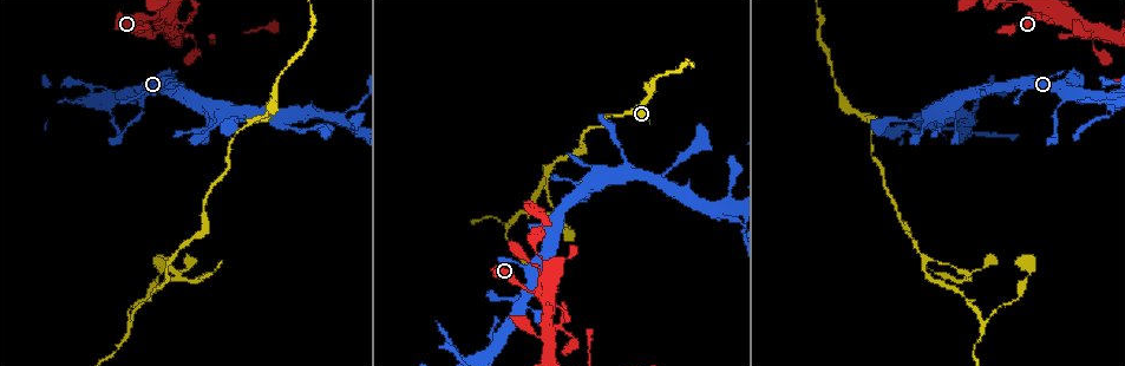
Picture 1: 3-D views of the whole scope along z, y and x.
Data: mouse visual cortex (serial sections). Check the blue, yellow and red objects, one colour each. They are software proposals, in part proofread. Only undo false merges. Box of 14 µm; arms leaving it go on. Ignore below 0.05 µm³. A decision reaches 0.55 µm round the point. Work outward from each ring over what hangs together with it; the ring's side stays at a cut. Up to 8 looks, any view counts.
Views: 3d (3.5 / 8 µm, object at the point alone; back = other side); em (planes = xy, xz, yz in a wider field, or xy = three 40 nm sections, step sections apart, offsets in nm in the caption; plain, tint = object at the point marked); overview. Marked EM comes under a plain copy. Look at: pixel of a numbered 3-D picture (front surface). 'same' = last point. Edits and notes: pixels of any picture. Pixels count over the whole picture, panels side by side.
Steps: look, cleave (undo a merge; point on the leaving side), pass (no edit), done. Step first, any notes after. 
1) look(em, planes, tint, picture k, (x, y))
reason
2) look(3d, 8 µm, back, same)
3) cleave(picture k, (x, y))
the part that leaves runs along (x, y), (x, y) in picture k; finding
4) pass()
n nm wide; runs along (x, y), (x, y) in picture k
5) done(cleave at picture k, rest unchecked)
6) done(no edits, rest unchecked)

look(3d, 3.5 µm, picture 1, (965, 127))
four or more arms meet

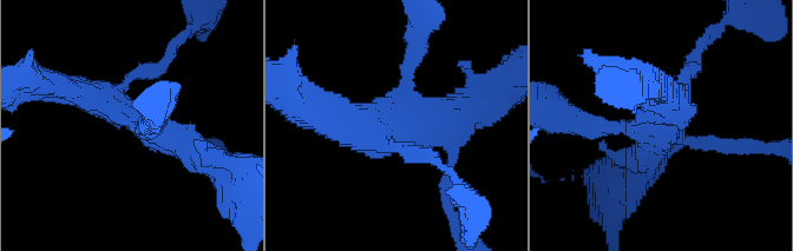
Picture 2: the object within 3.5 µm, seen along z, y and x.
look(em, xy, step 5, tint, picture 2, (659, 126))
need the tissue

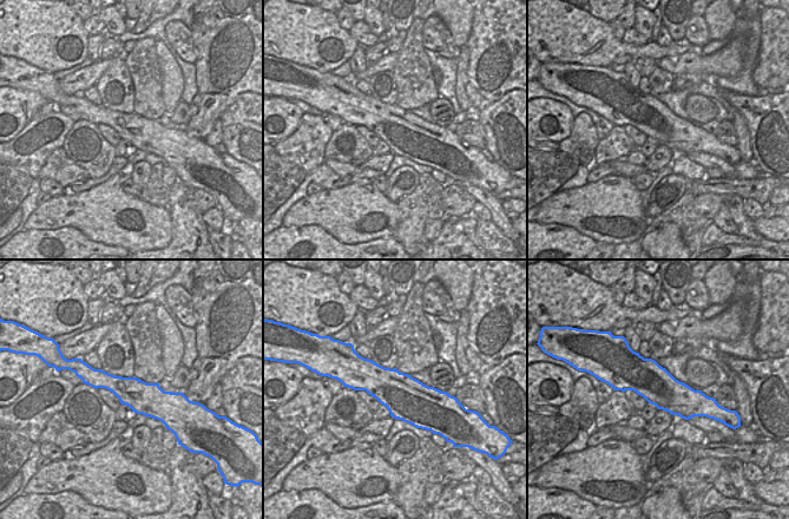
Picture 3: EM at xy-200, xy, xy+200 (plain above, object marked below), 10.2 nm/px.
pass()
4 arms; runs along (613, 381), (651, 381), (705, 402) in picture 3; one cell here

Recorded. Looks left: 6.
look(3d, 3.5 µm, picture 1, (909, 129))
sudden change in width

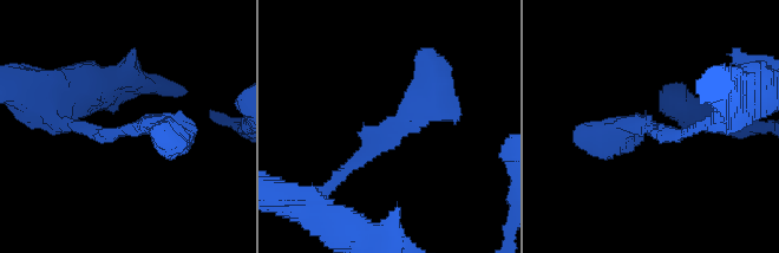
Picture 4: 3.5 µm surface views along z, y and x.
look(em, xy, step 5, tint, picture 4, (646, 127))
arms of 150, 400 nm; shape alone is not enough

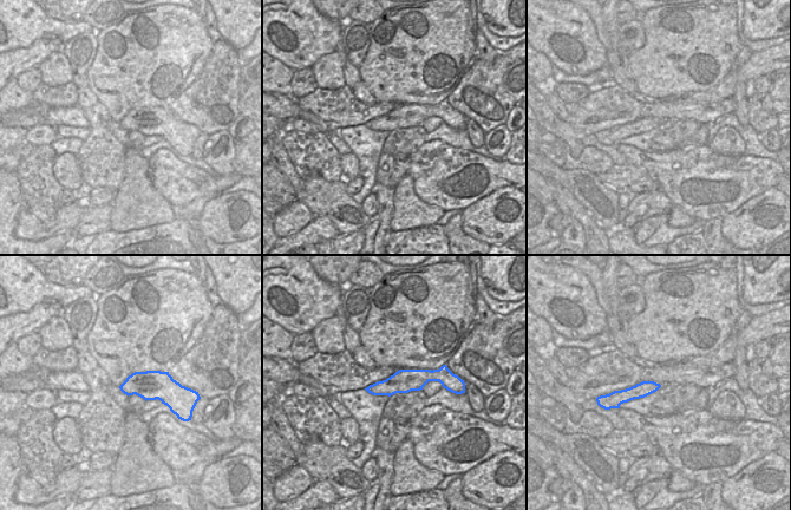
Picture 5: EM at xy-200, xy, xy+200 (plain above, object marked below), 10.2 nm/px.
pass()
runs along (445, 380), (424, 376), (371, 390) in picture 5; all the same cell

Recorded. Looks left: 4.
look(3d, 8 µm, back, picture 1, (179, 275))
calibre changes

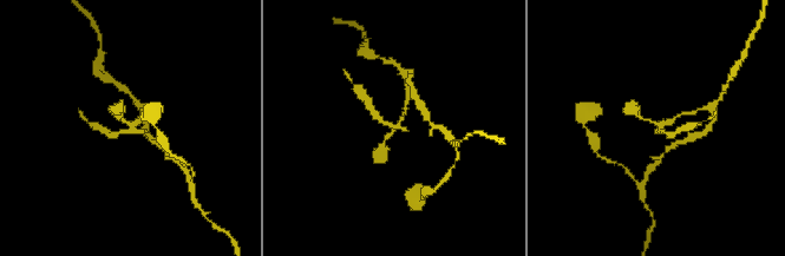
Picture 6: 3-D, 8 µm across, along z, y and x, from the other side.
look(em, planes, tint, picture 6, (397, 128))
shape alone is not enough

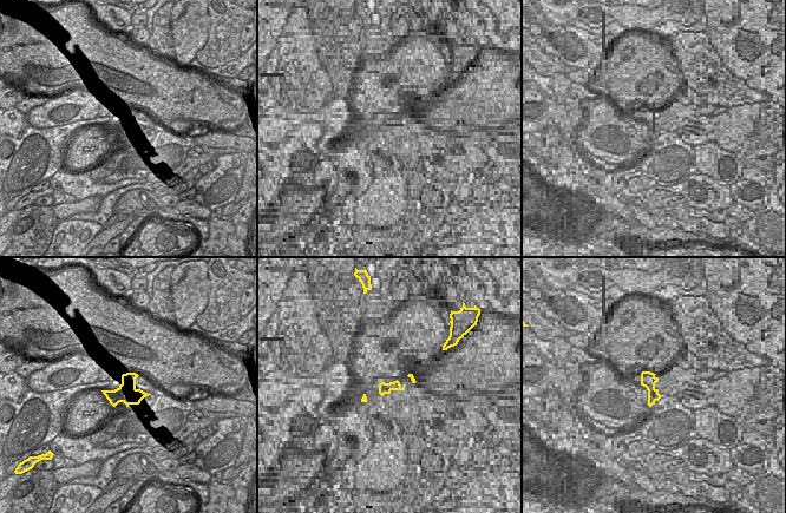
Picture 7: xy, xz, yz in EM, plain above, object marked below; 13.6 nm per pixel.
cleave(picture 6, (375, 116))
a second cell is stuck on

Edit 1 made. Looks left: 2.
done(cleave at picture 6, rest unchecked)

